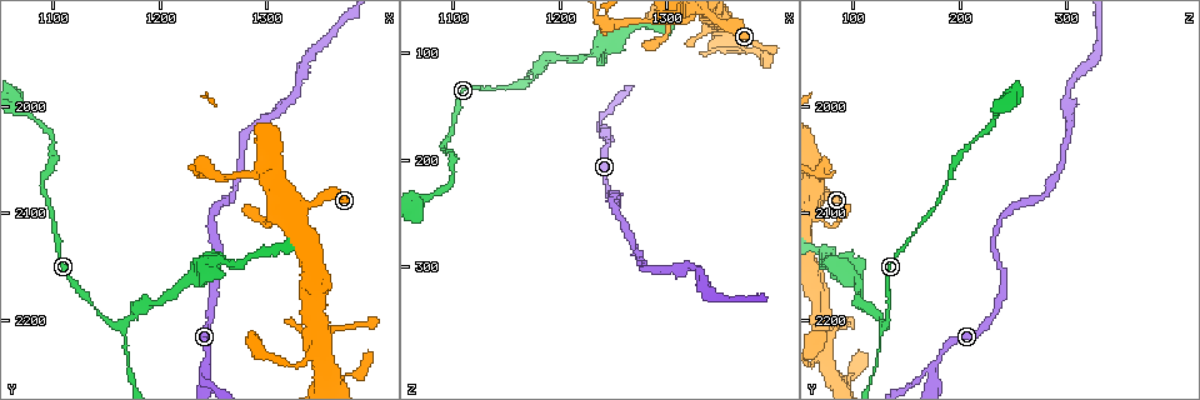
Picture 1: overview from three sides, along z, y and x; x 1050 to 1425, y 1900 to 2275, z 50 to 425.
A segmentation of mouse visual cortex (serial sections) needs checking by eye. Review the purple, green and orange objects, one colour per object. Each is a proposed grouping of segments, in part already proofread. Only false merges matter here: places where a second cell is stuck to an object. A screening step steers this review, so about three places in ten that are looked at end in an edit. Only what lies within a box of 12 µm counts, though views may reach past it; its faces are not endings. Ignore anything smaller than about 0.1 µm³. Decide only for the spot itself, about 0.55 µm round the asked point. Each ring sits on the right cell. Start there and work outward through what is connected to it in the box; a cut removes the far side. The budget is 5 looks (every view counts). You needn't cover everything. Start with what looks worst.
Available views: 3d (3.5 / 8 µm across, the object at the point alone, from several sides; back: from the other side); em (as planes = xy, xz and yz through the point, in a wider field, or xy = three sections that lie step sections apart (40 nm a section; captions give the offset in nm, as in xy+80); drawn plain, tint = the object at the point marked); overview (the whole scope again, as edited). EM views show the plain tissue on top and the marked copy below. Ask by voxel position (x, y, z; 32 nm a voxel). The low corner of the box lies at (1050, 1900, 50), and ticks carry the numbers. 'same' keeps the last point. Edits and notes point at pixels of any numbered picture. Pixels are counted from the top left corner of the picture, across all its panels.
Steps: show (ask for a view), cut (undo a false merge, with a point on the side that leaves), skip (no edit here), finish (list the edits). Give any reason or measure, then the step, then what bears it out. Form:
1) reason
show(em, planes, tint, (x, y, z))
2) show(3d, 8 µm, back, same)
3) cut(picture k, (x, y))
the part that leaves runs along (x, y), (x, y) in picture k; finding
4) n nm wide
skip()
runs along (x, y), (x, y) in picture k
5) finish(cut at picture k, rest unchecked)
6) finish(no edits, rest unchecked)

a fork
show(3d, 8 µm, (1160, 2206, 132))

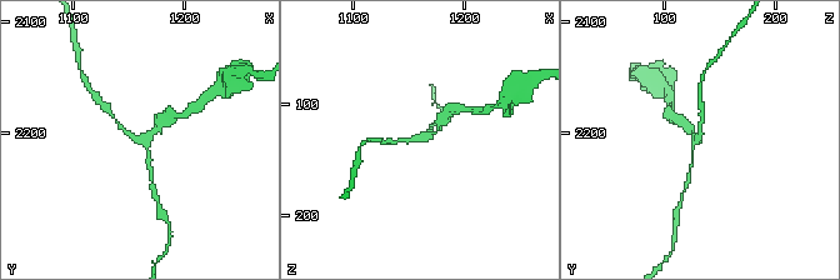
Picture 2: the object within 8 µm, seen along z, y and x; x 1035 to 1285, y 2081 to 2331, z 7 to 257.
zoom in
show(3d, 3.5 µm, (1160, 2206, 132))

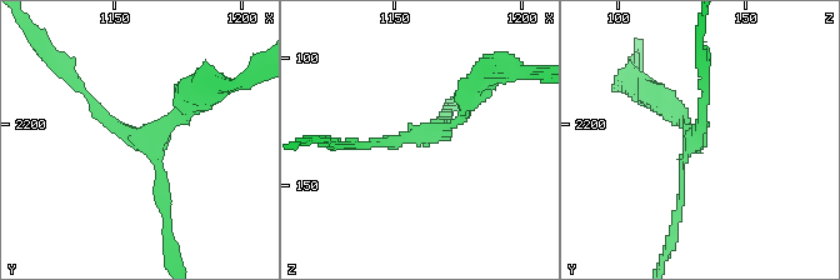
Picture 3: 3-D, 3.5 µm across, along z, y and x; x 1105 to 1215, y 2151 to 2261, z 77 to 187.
3 arms; arms of 100, 150, 200 nm
show(em, xy, step 5, tint, (1161, 2205, 130))

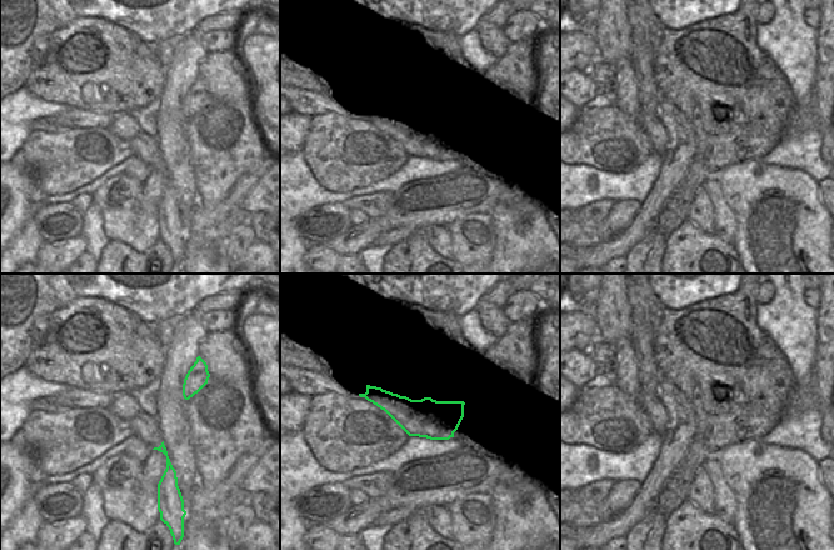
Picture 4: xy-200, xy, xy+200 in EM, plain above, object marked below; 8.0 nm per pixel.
320 nm wide
cut(picture 3, (666, 111))
the part that leaves runs along (686, 126), (674, 106), (629, 84) in picture 3; two cells meet here

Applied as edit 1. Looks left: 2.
branch point
show(3d, 3.5 µm, (1242, 2246, 178))

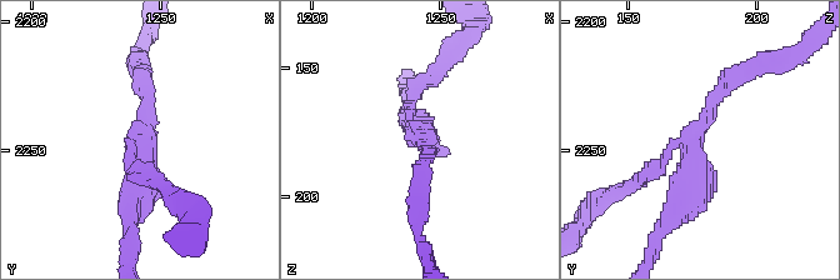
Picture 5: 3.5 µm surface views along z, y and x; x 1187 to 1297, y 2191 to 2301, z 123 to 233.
3 arms; arms of 200, 200, 350 nm
show(em, planes, tint, (1241, 2244, 177))

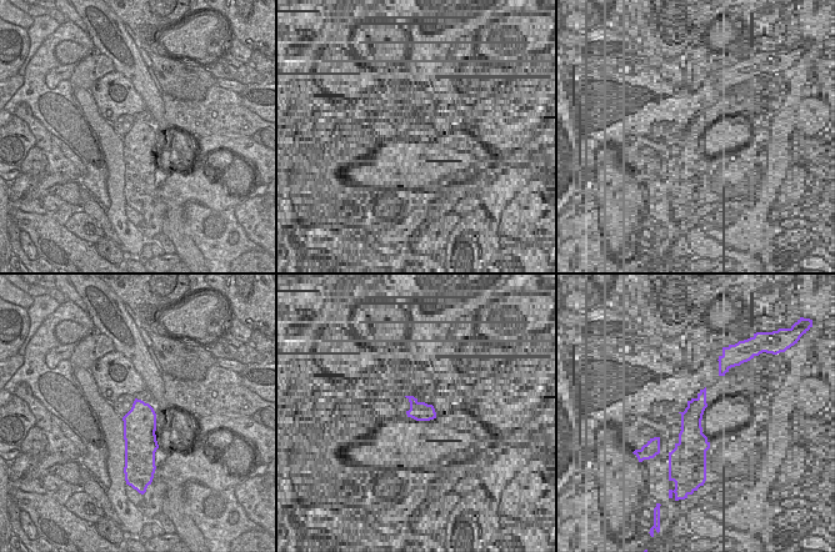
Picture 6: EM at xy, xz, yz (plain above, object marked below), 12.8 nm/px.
cut(picture 5, (649, 174))
the part that leaves runs along (678, 143), (651, 174), (594, 204) in picture 5; two cells meet here

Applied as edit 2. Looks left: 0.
finish(cut at picture 3, cut at picture 5, rest unchecked)

